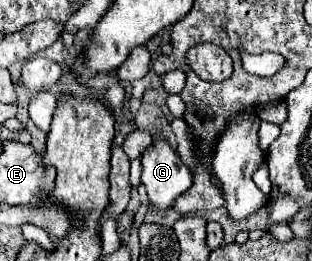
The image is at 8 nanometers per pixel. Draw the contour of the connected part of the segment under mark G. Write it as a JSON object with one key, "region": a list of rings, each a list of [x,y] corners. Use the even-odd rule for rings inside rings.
{"region":[[[160,136],[160,142],[152,142],[148,148],[140,152],[142,160],[142,184],[146,186],[148,198],[156,208],[170,208],[170,204],[192,186],[192,172],[182,162],[178,152]]]}

